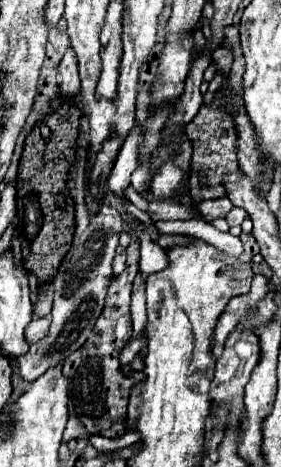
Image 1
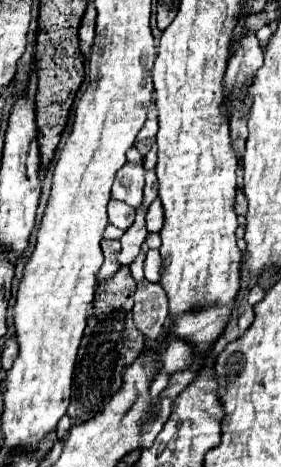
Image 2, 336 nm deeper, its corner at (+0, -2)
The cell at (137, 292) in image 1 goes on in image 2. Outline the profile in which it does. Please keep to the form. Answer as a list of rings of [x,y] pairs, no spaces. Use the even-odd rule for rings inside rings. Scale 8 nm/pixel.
[[[144,161],[126,163],[118,173],[112,185],[112,197],[124,201],[138,209],[142,205],[142,189],[144,189]]]

